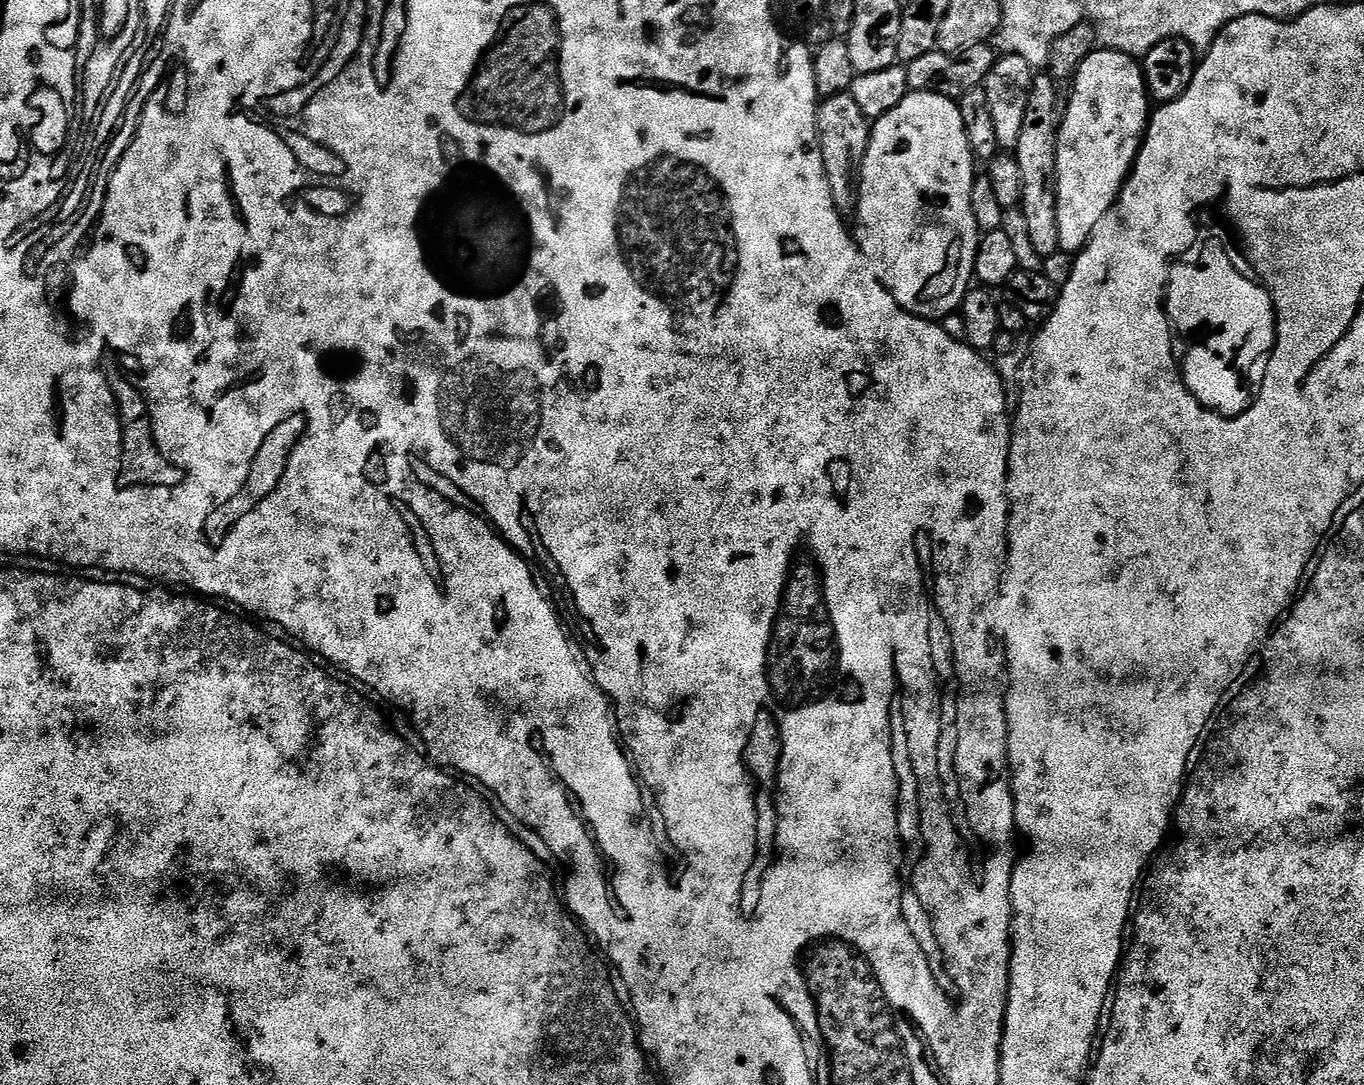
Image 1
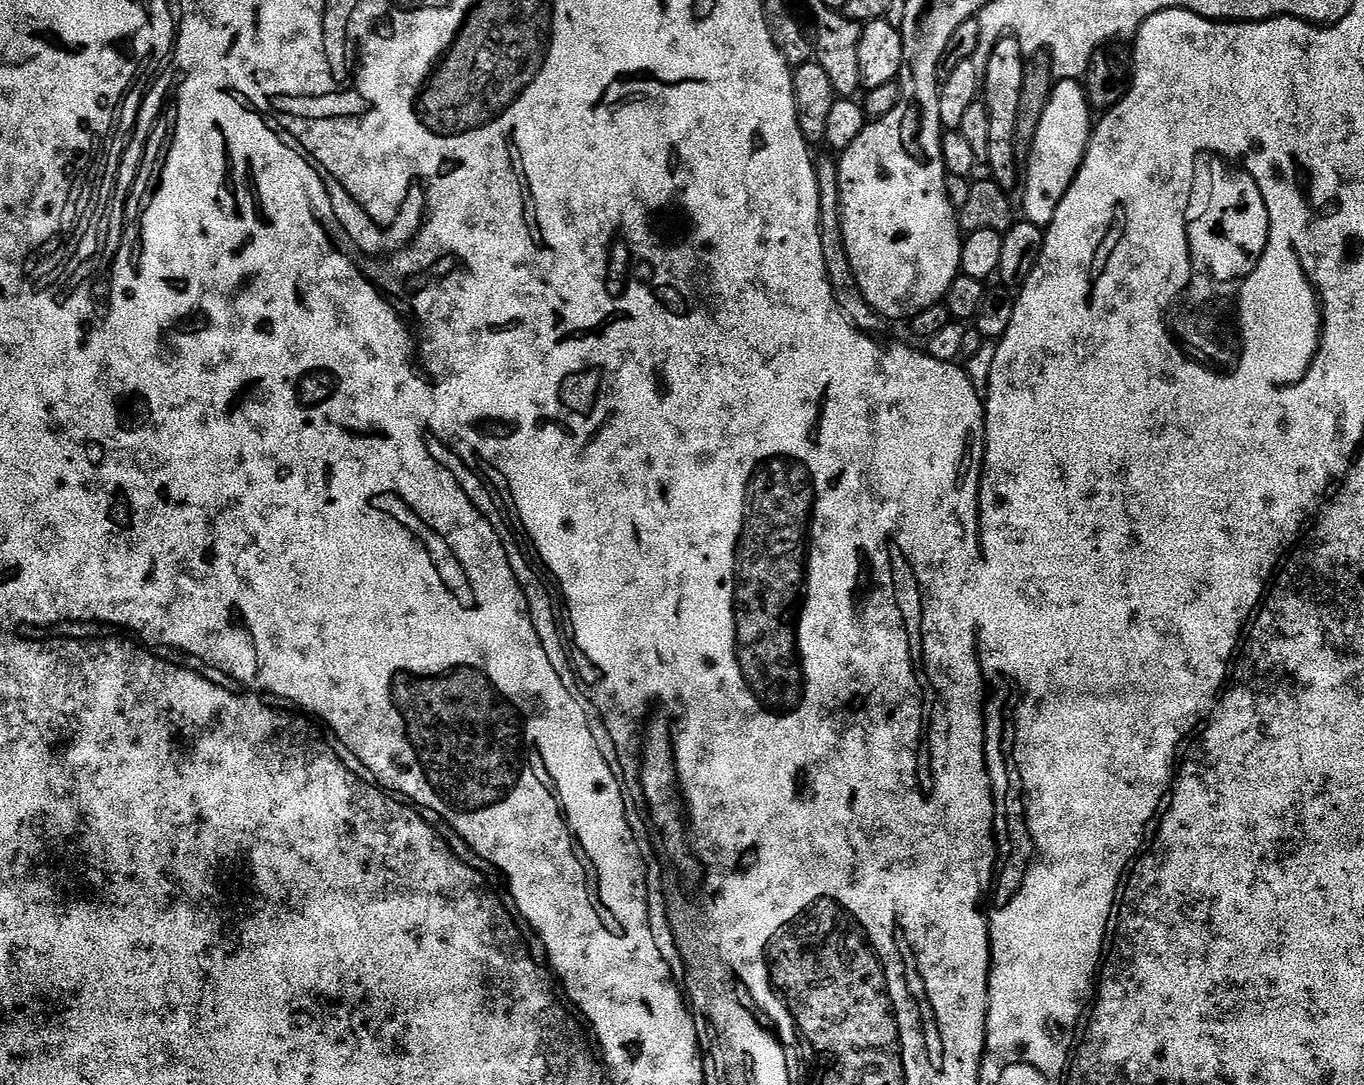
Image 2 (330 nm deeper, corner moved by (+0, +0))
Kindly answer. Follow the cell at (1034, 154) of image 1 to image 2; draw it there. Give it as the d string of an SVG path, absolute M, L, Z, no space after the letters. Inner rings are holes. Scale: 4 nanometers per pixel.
M1005 38L996 41L992 52L982 64L982 103L990 116L990 146L986 149L988 155L986 167L989 168L991 179L1005 190L1017 187L1018 172L1016 167L1016 139L1014 126L1018 119L1018 101L1022 94L1022 74L1024 73L1025 57L1020 51L1020 45L1015 39Z

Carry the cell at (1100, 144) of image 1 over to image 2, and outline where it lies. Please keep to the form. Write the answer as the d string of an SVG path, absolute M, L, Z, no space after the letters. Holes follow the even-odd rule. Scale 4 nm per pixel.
M1056 80L1050 102L1046 102L1046 110L1042 114L1042 122L1038 122L1038 134L1034 134L1032 152L1026 161L1028 173L1022 176L1023 219L1027 223L1047 229L1088 153L1093 127L1094 116L1088 107L1088 95L1084 92L1083 83L1080 80Z

